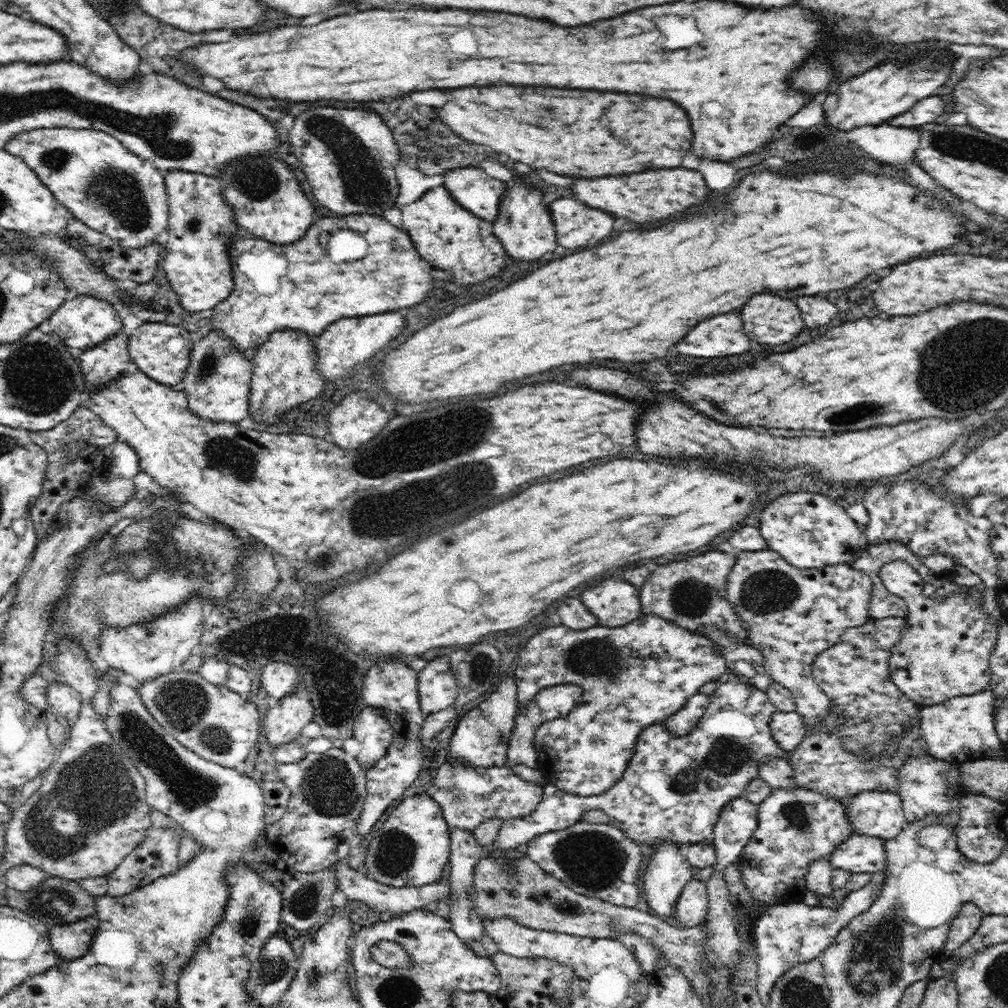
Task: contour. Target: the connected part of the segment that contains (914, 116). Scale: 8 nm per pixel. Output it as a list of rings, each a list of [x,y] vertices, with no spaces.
[[[928,96],[928,98],[922,98],[904,114],[890,118],[886,123],[908,128],[921,127],[923,124],[932,123],[935,118],[942,116],[942,114],[944,114],[944,100],[940,96]]]

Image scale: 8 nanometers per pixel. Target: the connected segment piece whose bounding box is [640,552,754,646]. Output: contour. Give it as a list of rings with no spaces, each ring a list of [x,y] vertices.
[[[706,552],[688,560],[658,566],[640,590],[643,614],[654,614],[701,635],[705,626],[716,626],[730,635],[736,635],[736,639],[743,644],[754,646],[746,634],[746,625],[726,598],[727,574],[736,559],[736,556],[726,552]]]

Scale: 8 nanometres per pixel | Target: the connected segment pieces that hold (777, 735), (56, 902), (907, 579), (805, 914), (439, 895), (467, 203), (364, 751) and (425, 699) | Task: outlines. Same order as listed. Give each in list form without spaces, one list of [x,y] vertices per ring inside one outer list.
[[[795,711],[774,712],[769,727],[778,746],[788,751],[801,744],[807,731],[802,718]]]
[[[45,874],[45,880],[38,886],[30,888],[24,892],[20,892],[14,888],[6,887],[4,890],[6,902],[8,906],[20,908],[24,913],[32,918],[37,918],[40,922],[44,922],[44,927],[48,930],[54,926],[65,926],[70,922],[78,922],[84,920],[88,916],[95,916],[97,910],[95,909],[95,897],[89,892],[86,892],[79,881],[66,880],[61,876],[52,876]]]
[[[903,560],[892,561],[884,564],[879,572],[881,581],[884,583],[884,586],[887,588],[888,592],[903,598],[906,601],[908,607],[908,616],[906,616],[907,624],[904,624],[904,628],[902,628],[902,636],[900,636],[900,641],[898,644],[894,646],[893,654],[891,655],[889,661],[889,674],[891,680],[894,682],[895,686],[898,686],[898,689],[904,693],[910,700],[913,700],[915,704],[922,708],[933,706],[936,704],[941,704],[941,702],[949,701],[954,697],[961,697],[962,695],[970,695],[983,692],[985,689],[989,687],[990,674],[989,674],[989,659],[991,658],[992,652],[994,651],[994,647],[996,646],[998,631],[1000,630],[1002,621],[1000,620],[992,620],[987,614],[982,610],[981,607],[981,587],[973,586],[966,587],[966,590],[963,590],[963,593],[958,591],[957,593],[952,593],[950,596],[946,596],[943,599],[932,599],[925,597],[922,594],[922,588],[924,588],[924,580],[920,577],[920,574],[912,568],[912,566]]]
[[[885,870],[871,873],[870,882],[854,892],[849,892],[838,902],[838,907],[810,907],[803,901],[778,903],[767,907],[758,915],[752,937],[757,951],[757,991],[766,1006],[770,1002],[772,986],[778,982],[778,978],[797,964],[819,959],[826,947],[834,942],[838,933],[853,920],[852,918],[873,905],[879,897],[884,877]]]
[[[338,863],[332,866],[335,869],[337,888],[347,896],[348,900],[368,903],[376,912],[387,912],[390,916],[404,914],[411,910],[424,909],[430,902],[438,902],[446,897],[450,899],[450,885],[445,878],[440,883],[430,883],[424,886],[403,886],[396,888],[378,883],[378,881],[363,875],[347,864]]]
[[[456,168],[446,170],[444,186],[452,198],[466,210],[493,222],[498,216],[504,182],[488,178],[482,168]]]
[[[366,706],[358,714],[353,724],[353,737],[359,742],[356,760],[364,770],[373,767],[386,754],[393,734],[394,729],[383,712]]]
[[[434,658],[418,676],[418,694],[424,716],[449,708],[459,689],[446,658]]]

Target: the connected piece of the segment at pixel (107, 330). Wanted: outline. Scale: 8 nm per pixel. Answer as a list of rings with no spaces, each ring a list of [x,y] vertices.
[[[78,296],[74,300],[64,301],[58,310],[50,315],[49,320],[50,328],[64,340],[66,346],[80,348],[83,351],[104,342],[110,336],[113,337],[118,330],[126,329],[125,322],[118,317],[110,302],[92,296]]]

